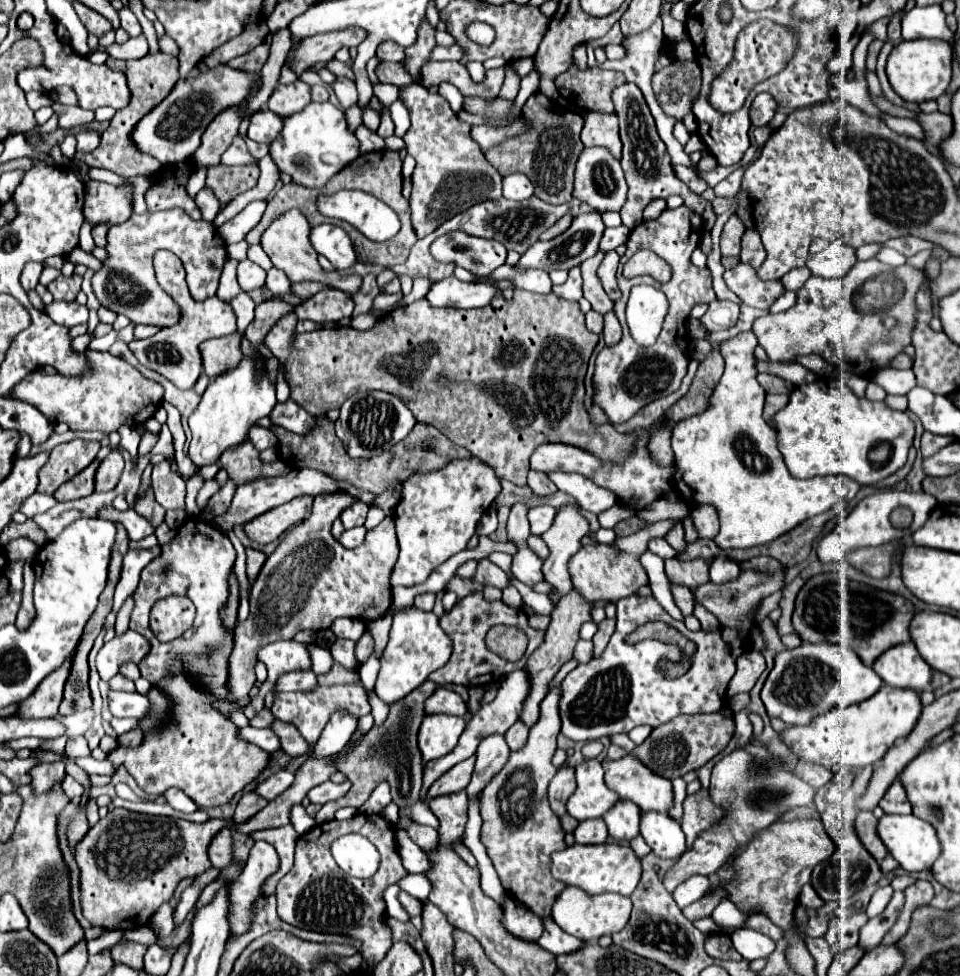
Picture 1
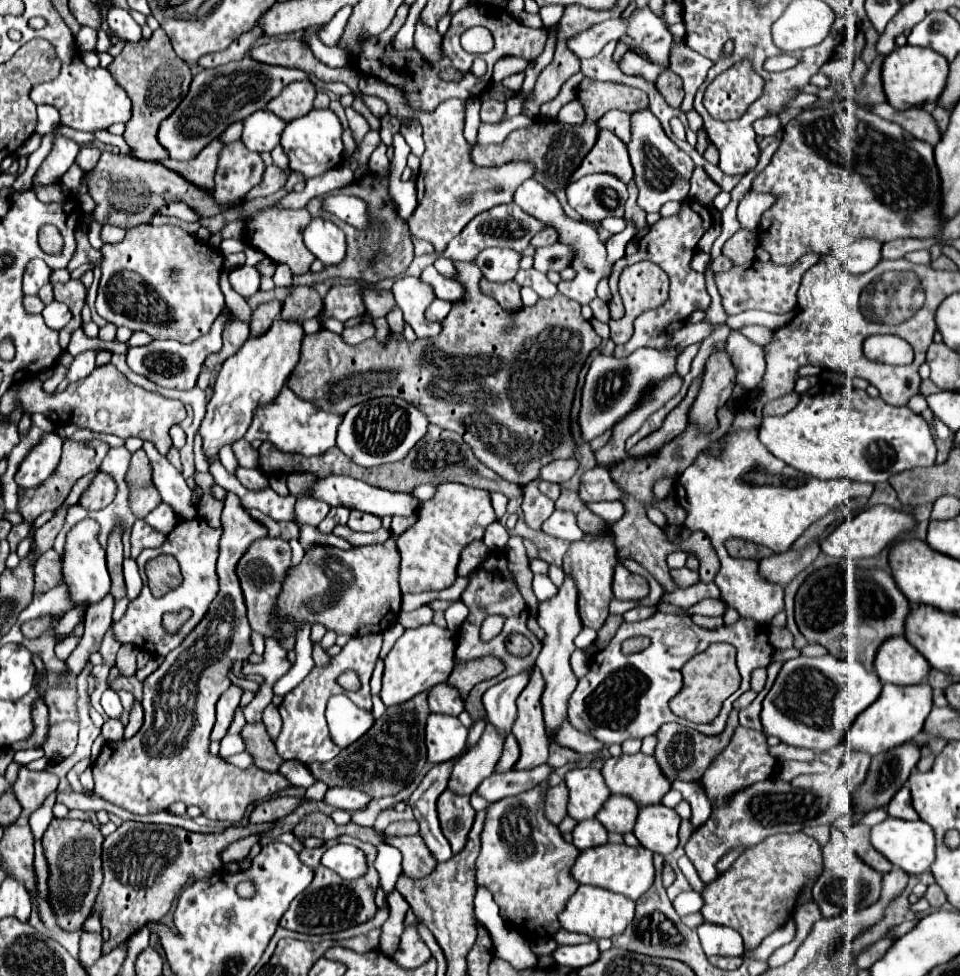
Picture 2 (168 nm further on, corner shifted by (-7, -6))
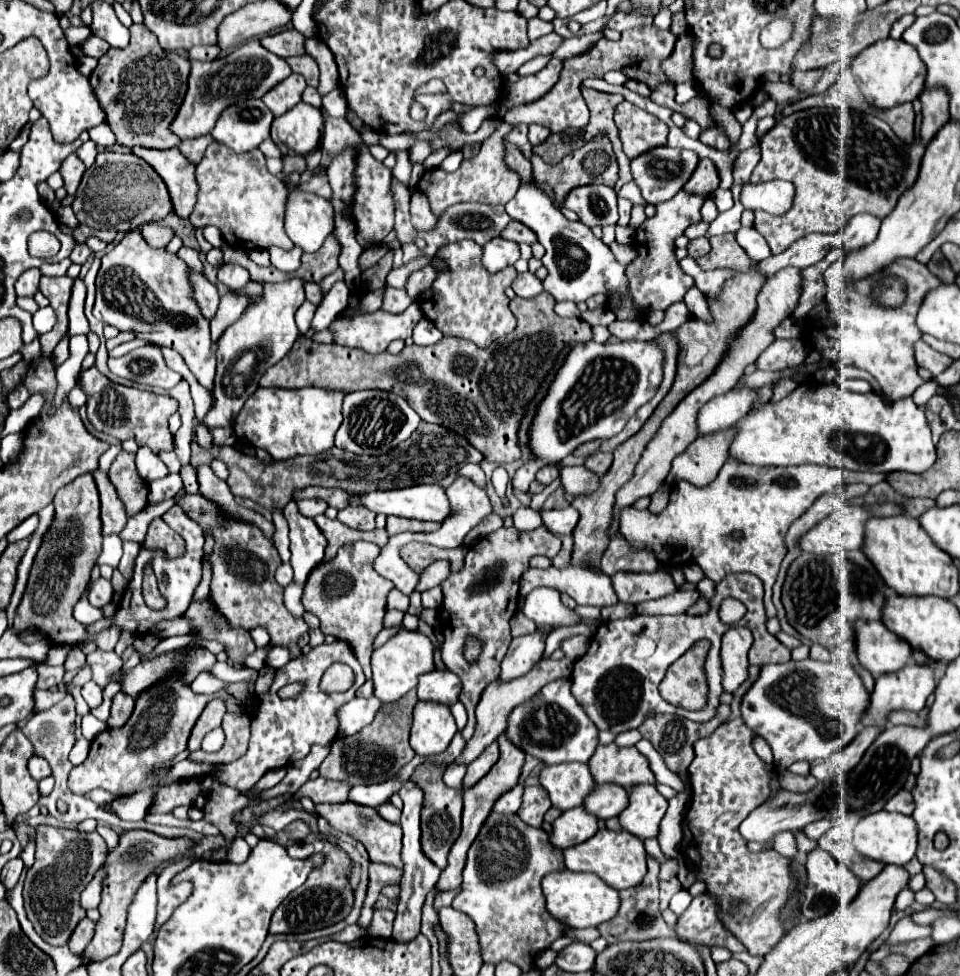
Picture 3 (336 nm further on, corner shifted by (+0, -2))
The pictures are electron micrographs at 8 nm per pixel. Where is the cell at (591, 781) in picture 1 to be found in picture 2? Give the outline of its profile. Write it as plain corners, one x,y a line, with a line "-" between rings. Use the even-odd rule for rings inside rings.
575,767
565,775
565,783
569,787
569,817
575,821
585,821
595,817
605,801
611,797
607,791
607,783
599,769
595,767

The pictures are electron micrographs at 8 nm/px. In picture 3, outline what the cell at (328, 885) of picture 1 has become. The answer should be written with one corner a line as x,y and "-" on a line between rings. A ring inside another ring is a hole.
314,841
314,843
294,843
288,847
288,855
294,859
308,859
316,853
326,855
326,863
320,867
314,867
312,873
308,875
306,883
292,891
274,911
272,921
270,921
270,933
306,933
314,929
324,929
330,927
342,919
348,917
352,903
354,903
354,893
348,883
348,871
350,871
350,859
346,853
342,853
336,845
328,841

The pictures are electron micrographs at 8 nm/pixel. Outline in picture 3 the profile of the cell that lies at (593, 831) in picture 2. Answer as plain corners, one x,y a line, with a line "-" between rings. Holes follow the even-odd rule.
574,807
564,811
554,823
550,833
550,843
556,849
568,849
572,845
584,843
598,831
598,819
584,807

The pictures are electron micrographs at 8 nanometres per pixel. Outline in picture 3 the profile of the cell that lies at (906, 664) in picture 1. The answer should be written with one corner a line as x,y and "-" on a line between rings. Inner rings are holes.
882,621
856,623
854,631
858,661
874,677
898,671
908,663
912,647
902,637
888,631

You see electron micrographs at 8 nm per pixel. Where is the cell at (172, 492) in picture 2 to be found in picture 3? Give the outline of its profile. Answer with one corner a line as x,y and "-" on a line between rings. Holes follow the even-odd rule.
140,447
136,451
136,469
144,481
154,481
168,475
166,465
160,461
156,453
152,453
148,447

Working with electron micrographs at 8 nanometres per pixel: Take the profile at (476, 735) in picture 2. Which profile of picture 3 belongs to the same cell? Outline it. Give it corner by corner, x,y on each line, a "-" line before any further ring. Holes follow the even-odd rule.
408,781
402,791
400,797
404,799
404,809
402,809
402,819
400,819
400,827
404,831
402,837
402,877
400,877
400,901
398,901
398,909
396,909
396,921
394,921
394,933
392,939
406,943
410,939
414,939
420,933
420,911
422,911
422,903
426,893
436,885
436,879
440,877
440,869
422,853
420,849
420,811
422,811
422,791

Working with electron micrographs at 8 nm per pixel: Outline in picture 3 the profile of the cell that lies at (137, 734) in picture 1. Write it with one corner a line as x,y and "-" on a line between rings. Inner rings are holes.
118,693
112,701
112,711
110,711
110,717
108,717
108,727
122,727
130,715
134,711
134,699
124,695
124,693

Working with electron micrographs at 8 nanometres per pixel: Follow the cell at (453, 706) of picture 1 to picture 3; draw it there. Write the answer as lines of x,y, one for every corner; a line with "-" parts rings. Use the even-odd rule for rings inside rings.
434,669
420,675
418,699
436,701
444,705
454,705
460,695
460,679
448,669

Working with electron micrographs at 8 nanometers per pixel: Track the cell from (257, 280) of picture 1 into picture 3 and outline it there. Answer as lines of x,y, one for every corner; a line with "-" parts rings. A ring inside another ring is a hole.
220,265
218,281
224,283
228,289
242,289
250,281
250,275
240,265

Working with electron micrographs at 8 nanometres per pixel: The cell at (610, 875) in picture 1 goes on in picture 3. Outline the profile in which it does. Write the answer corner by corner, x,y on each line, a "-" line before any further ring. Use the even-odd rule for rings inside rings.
602,829
588,841
568,847
564,851
564,865
570,871
590,871
596,873
604,883
614,887
616,891
630,889
638,885
646,875
646,849
642,845
642,839
636,839
636,835
628,835
628,831
610,831

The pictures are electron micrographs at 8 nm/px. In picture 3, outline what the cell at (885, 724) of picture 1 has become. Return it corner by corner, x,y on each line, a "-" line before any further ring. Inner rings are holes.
908,663
908,667
902,667
900,671
894,671
892,675
880,675
876,679
876,687
874,693
870,697
870,707
868,713
864,715
862,725
878,725
878,727
886,727
886,715
892,709
908,709
908,711
920,711
926,705
926,697
936,689
936,679
934,679
934,665
926,663
926,665
916,665
916,663

